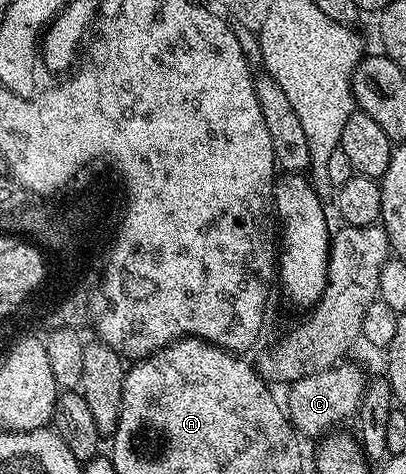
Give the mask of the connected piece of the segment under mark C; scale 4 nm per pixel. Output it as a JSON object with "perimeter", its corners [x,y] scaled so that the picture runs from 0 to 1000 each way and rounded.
{"perimeter":[[[847,762],[805,783],[761,795],[741,795],[729,808],[704,819],[702,865],[707,882],[736,911],[739,920],[776,918],[793,922],[823,911],[842,892],[877,882],[884,871],[884,848],[894,838],[899,797],[865,762]]]}

